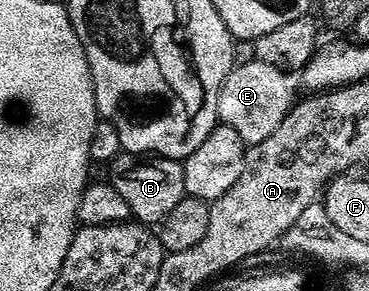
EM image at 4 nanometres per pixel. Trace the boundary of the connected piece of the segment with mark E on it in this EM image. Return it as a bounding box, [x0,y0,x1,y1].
[217,60,291,145]

